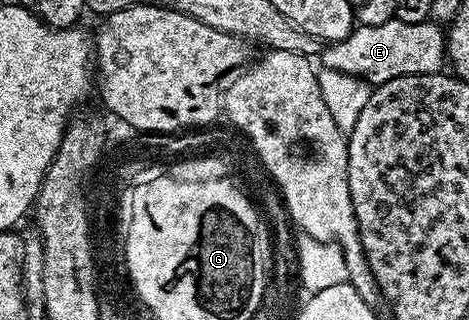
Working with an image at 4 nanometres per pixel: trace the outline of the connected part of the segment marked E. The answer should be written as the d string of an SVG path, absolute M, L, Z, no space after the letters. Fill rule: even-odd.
M393 18L380 25L355 26L347 39L323 46L320 63L377 85L405 75L435 74L447 58L446 41L443 28L433 21L405 23Z

